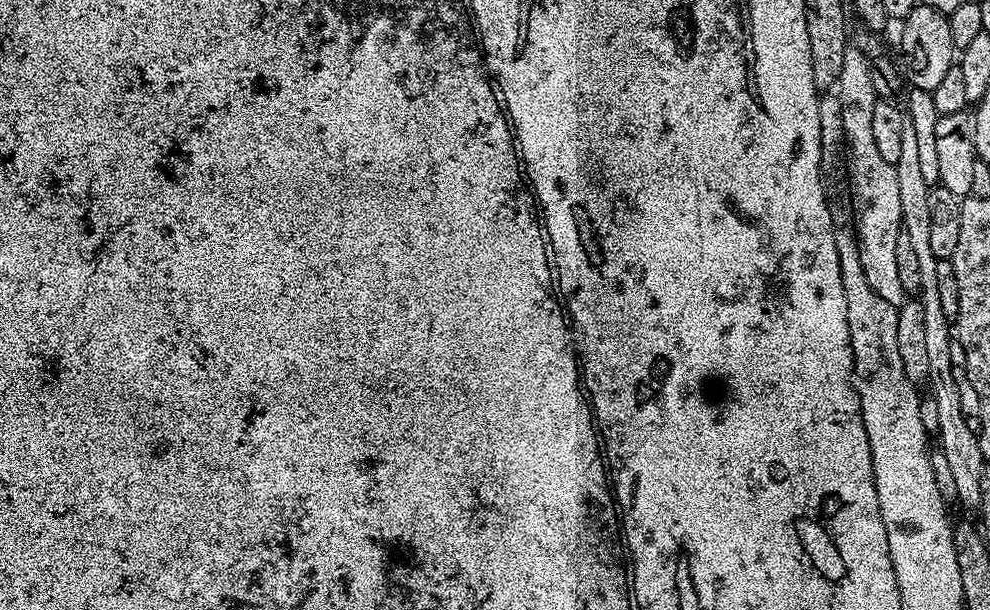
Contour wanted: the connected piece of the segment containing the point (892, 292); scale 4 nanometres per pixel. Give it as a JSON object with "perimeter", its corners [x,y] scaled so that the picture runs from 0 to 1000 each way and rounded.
{"perimeter":[[[869,75],[857,77],[842,154],[851,174],[851,213],[855,213],[857,302],[861,308],[861,346],[871,443],[875,449],[875,462],[879,462],[879,475],[908,507],[919,489],[917,479],[911,475],[907,430],[903,425],[907,410],[907,384],[913,372],[911,330],[907,318],[905,272],[887,252],[887,238],[883,233],[883,174],[886,161],[883,134],[879,130],[879,98],[876,90],[873,93],[873,84]]]}

